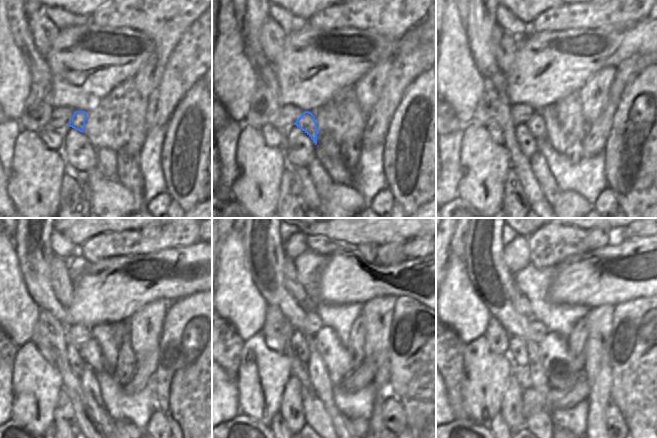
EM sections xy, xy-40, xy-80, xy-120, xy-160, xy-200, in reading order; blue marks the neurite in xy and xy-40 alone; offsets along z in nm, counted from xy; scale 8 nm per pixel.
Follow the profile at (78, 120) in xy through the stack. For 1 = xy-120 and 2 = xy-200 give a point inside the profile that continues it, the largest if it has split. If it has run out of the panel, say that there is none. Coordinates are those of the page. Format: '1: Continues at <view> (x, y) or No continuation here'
1: Continues at xy-120 (90, 352)
2: Continues at xy-200 (557, 361).

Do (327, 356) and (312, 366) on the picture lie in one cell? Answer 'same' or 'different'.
different

